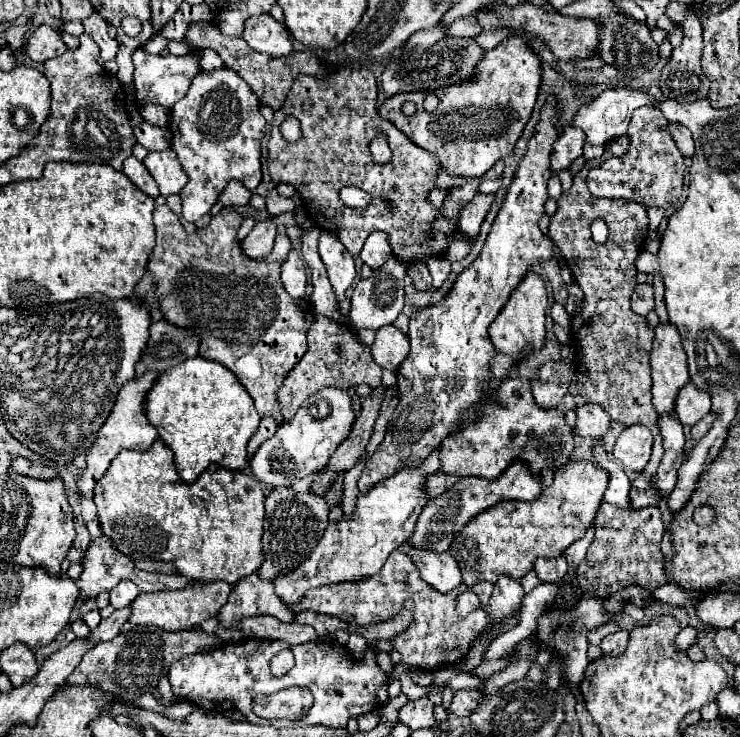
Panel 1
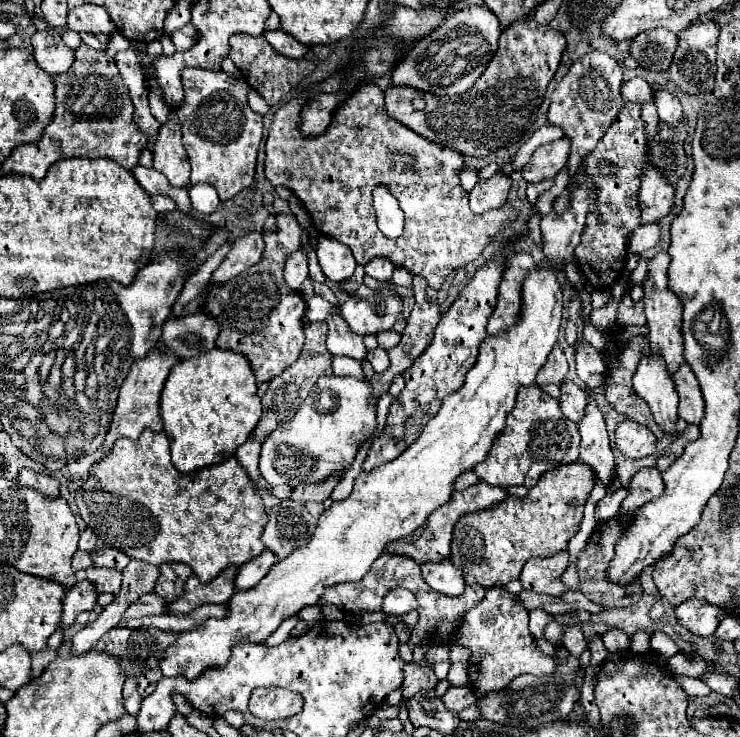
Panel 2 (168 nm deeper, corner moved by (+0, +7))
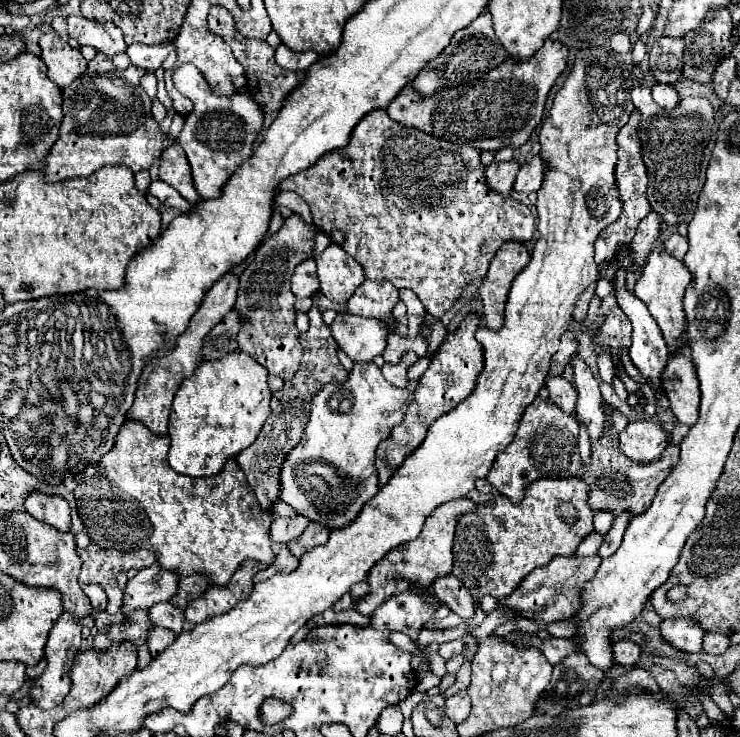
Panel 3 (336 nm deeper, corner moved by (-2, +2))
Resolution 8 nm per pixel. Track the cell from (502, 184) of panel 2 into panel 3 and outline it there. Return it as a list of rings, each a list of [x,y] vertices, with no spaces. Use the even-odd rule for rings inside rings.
[[[511,159],[507,163],[497,163],[493,161],[487,169],[485,169],[485,177],[487,177],[487,183],[493,191],[501,193],[501,195],[509,195],[511,189],[513,189],[513,181],[515,181],[515,175],[519,171],[519,161],[517,159]]]

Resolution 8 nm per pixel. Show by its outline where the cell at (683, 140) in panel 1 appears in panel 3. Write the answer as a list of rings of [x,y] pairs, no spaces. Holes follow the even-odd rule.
[[[655,83],[651,87],[651,95],[655,99],[657,105],[661,105],[663,109],[673,109],[679,103],[679,95],[677,89],[673,85],[663,85],[663,83]]]

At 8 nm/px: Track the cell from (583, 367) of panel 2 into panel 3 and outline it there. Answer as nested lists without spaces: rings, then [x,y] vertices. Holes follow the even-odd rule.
[[[597,511],[595,513],[595,529],[593,531],[605,535],[609,531],[611,523],[613,523],[613,513],[611,511]]]

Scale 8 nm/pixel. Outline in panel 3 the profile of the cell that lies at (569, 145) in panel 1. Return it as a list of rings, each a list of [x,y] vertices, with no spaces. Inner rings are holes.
[[[533,157],[529,163],[525,163],[517,177],[515,177],[515,185],[513,189],[519,191],[519,193],[531,193],[531,191],[539,191],[541,187],[541,181],[543,181],[543,175],[545,175],[545,167],[541,165],[543,161],[537,157]]]

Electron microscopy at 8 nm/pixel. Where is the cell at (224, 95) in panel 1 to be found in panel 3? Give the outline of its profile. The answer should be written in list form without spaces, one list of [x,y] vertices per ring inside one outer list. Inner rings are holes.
[[[189,63],[181,65],[173,73],[173,83],[195,105],[195,109],[185,117],[185,125],[177,135],[177,143],[185,149],[189,159],[195,189],[203,199],[219,197],[227,179],[243,161],[251,157],[253,145],[263,127],[263,111],[247,93],[235,93],[231,97],[213,95],[205,77]]]

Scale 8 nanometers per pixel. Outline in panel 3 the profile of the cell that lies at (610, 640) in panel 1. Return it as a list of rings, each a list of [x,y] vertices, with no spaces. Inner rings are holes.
[[[629,639],[625,641],[619,641],[613,645],[613,655],[615,655],[615,661],[625,665],[625,667],[635,667],[639,657],[641,657],[641,647]]]

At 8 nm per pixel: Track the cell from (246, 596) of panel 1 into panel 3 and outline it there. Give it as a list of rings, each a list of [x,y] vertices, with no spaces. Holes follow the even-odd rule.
[[[281,547],[279,553],[277,553],[277,557],[275,557],[275,561],[273,561],[267,569],[259,571],[259,573],[255,575],[255,581],[265,581],[265,579],[269,579],[269,577],[273,577],[273,575],[277,575],[277,573],[295,571],[295,569],[297,569],[297,563],[299,563],[299,559],[297,559],[287,547]]]

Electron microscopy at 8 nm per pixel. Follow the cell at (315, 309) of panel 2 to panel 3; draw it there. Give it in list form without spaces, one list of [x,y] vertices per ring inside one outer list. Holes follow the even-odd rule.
[[[337,313],[331,331],[337,345],[351,357],[353,363],[371,363],[373,357],[381,355],[387,345],[387,325],[377,319]]]

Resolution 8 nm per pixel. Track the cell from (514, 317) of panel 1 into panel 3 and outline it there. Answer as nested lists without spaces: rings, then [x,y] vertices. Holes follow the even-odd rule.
[[[509,241],[503,243],[497,249],[495,259],[491,259],[487,277],[483,279],[483,285],[479,289],[483,299],[483,313],[485,313],[485,325],[491,329],[499,329],[503,325],[503,309],[507,301],[507,293],[511,289],[513,279],[517,273],[529,263],[531,255],[525,249],[525,243]]]

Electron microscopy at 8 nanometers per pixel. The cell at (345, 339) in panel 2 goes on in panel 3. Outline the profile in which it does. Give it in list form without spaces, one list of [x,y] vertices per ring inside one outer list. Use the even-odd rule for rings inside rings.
[[[357,363],[345,383],[325,385],[311,401],[311,417],[305,427],[303,439],[289,453],[281,469],[281,497],[299,515],[307,515],[309,521],[325,523],[329,531],[347,527],[361,511],[361,507],[377,495],[377,469],[375,449],[385,441],[395,425],[405,417],[405,409],[411,403],[413,393],[399,389],[385,381],[381,369],[375,363]]]

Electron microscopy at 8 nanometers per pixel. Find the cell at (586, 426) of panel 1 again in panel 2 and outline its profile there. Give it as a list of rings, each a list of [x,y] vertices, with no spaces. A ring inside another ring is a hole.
[[[563,382],[559,402],[563,404],[563,414],[571,422],[579,422],[579,418],[583,418],[587,408],[587,392],[581,390],[575,382]]]

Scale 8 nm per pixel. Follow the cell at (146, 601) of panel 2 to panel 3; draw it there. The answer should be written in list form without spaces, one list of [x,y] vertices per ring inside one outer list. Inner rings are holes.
[[[169,601],[165,603],[157,603],[149,609],[149,617],[155,625],[171,629],[175,635],[181,633],[181,625],[185,621],[185,615],[181,609],[177,609],[175,605],[171,605]]]

